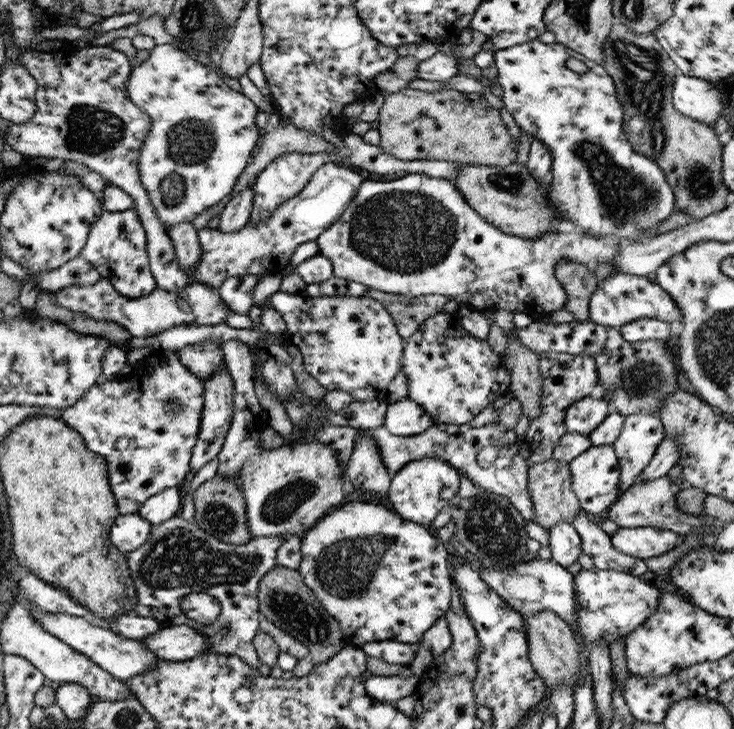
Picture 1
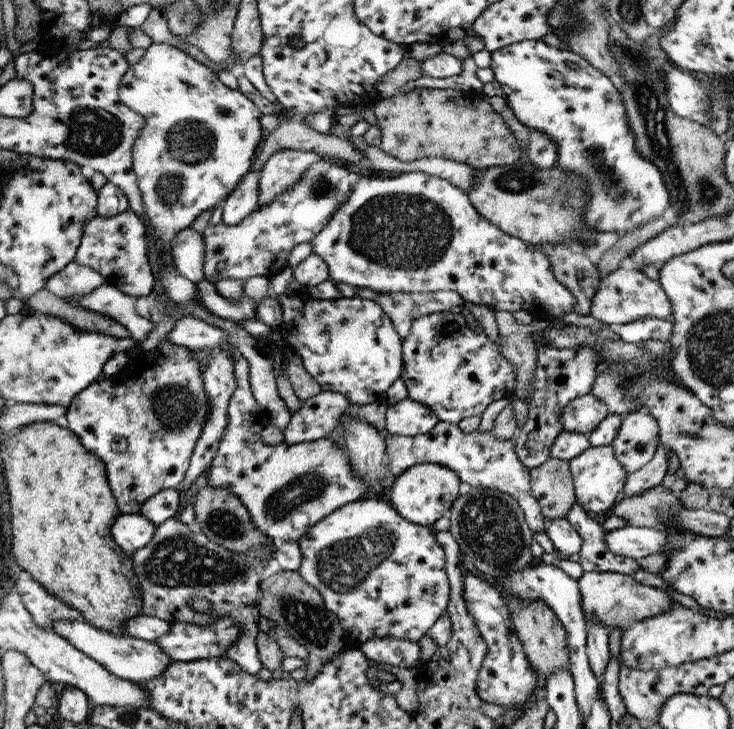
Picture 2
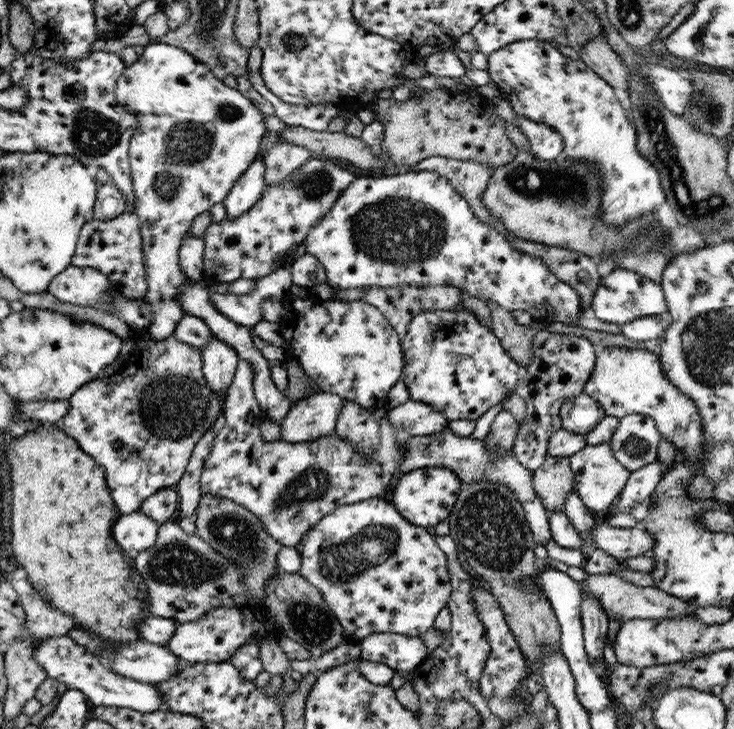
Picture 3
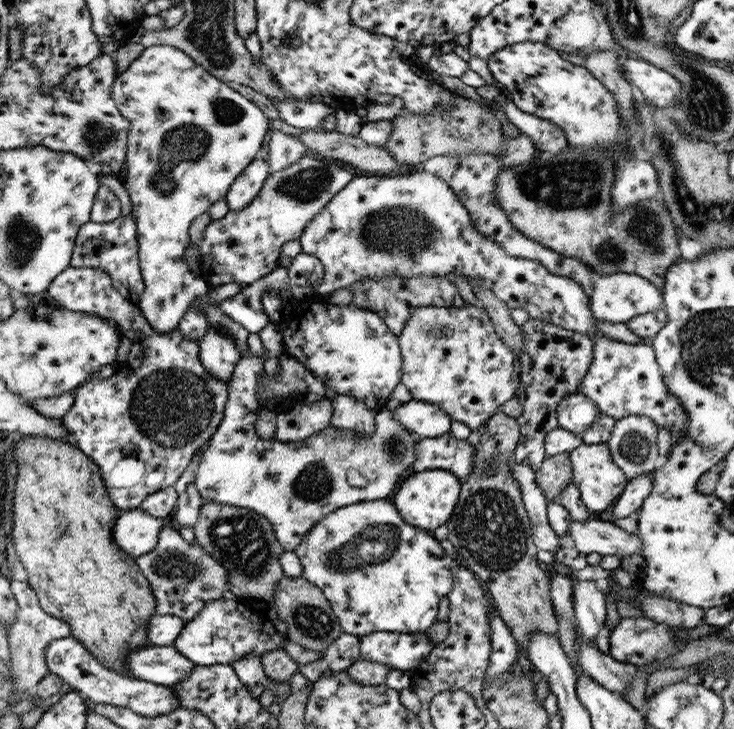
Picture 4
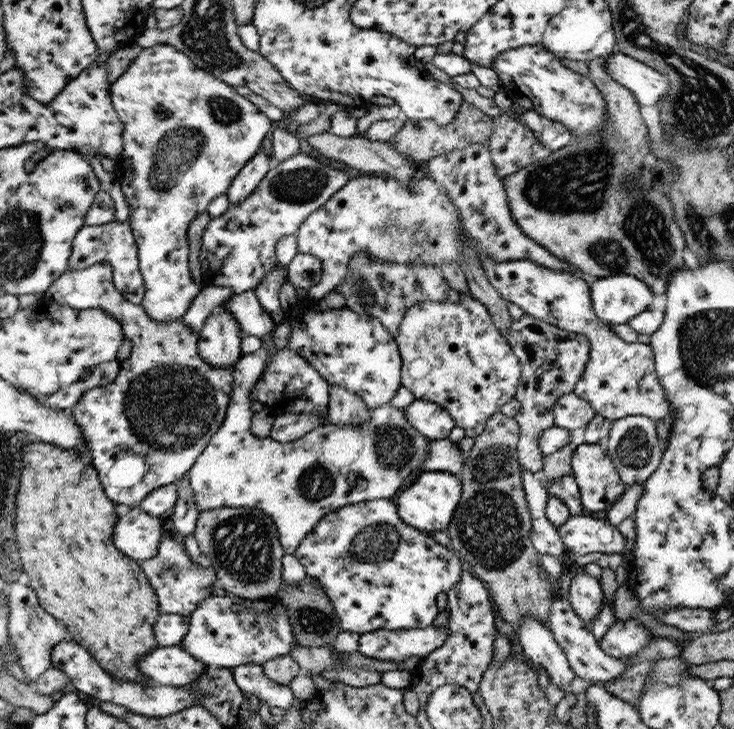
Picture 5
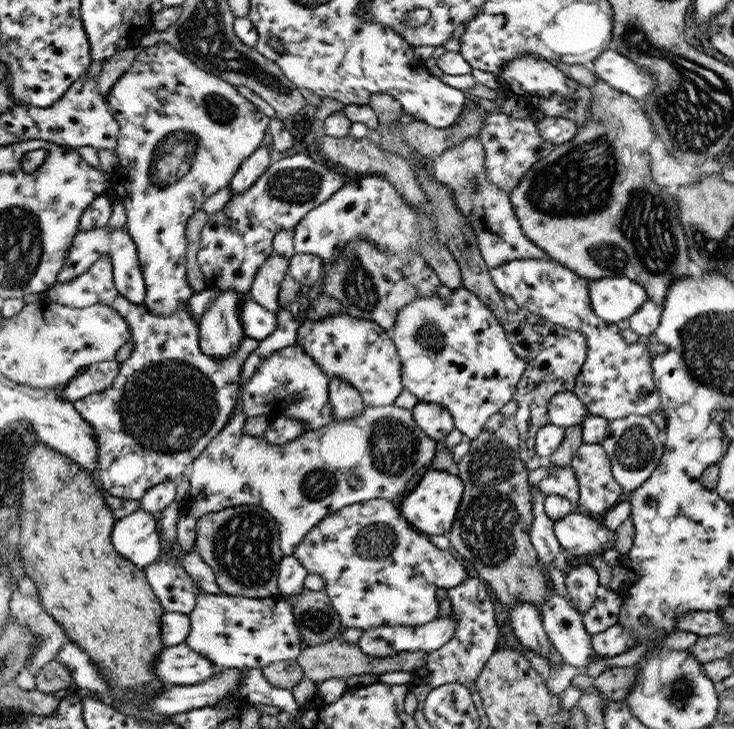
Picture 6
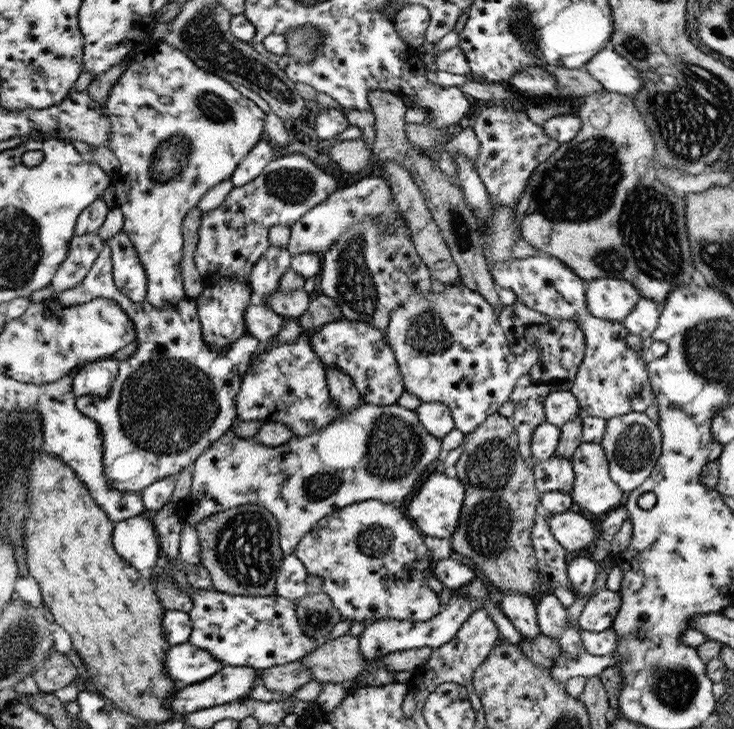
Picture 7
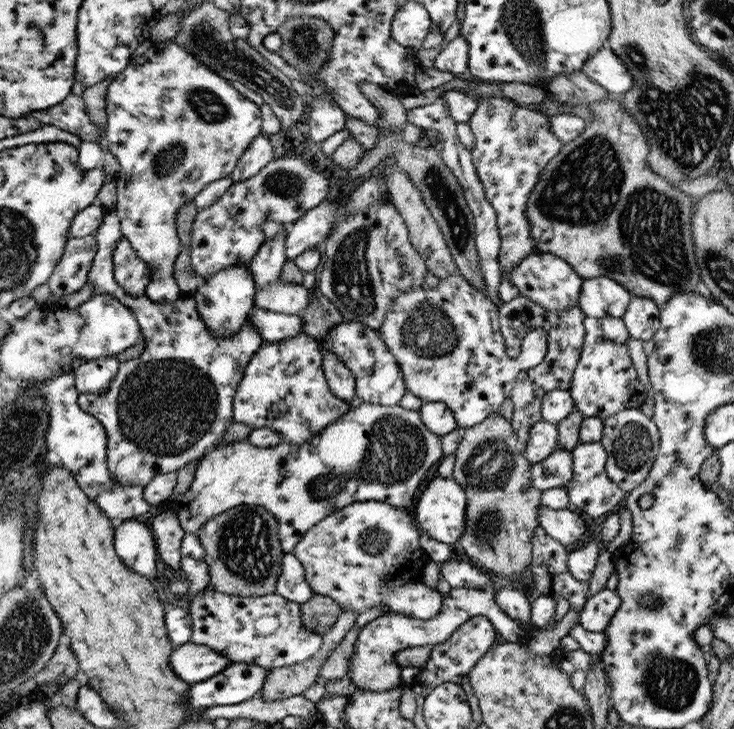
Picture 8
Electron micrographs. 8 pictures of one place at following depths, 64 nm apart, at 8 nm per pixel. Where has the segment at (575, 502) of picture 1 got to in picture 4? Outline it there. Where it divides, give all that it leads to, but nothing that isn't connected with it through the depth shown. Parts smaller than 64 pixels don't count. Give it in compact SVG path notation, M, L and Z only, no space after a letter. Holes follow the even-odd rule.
M570 452L547 456L535 475L547 502L558 501L563 488L569 485L573 477Z

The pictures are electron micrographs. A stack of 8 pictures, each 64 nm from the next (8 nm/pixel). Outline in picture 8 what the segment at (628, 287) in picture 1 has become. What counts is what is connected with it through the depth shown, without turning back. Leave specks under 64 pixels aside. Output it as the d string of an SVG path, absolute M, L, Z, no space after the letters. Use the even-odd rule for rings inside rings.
M610 278L584 279L578 302L582 313L592 318L622 318L634 297Z

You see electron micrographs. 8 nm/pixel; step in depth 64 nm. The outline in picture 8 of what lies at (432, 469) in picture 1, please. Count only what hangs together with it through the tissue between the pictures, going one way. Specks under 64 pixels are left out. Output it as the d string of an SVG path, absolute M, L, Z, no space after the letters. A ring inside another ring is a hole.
M438 475L422 490L422 494L417 496L411 514L421 531L425 531L432 539L454 548L465 529L466 505L464 487L460 486L454 477L444 478Z

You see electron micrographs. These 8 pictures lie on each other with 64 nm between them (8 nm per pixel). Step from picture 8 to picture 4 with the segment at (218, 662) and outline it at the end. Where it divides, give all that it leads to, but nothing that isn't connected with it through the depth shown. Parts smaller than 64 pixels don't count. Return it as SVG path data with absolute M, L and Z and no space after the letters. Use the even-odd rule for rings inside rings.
M146 645L127 654L125 666L133 678L172 687L188 678L194 664L174 645Z

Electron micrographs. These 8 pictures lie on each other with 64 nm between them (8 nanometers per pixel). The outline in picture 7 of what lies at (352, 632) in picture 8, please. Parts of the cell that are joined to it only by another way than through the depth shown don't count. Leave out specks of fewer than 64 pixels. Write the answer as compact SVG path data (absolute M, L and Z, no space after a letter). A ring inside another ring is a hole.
M349 633L323 641L299 661L308 667L313 680L322 683L357 679L369 668L369 662L360 652L359 637Z

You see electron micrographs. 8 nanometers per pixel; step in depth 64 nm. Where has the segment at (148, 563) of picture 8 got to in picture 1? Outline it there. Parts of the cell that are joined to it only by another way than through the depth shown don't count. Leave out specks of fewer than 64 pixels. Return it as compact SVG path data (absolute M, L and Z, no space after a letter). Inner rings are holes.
M139 513L120 515L111 527L111 542L124 554L131 553L148 542L152 527L151 522Z

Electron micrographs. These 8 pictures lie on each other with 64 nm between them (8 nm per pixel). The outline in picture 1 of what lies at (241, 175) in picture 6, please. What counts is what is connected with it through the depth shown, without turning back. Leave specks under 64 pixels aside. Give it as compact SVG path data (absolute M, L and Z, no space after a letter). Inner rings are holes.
M253 186L231 196L230 202L227 202L219 214L220 222L217 228L222 232L233 232L246 226L250 220L252 199Z

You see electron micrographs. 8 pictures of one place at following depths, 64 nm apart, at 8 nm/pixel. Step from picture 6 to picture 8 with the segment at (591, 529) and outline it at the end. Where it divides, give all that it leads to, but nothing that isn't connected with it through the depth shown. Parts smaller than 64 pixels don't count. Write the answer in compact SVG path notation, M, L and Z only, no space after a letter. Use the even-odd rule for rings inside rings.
M539 506L539 525L564 547L584 542L588 534L587 522L568 509L552 510Z

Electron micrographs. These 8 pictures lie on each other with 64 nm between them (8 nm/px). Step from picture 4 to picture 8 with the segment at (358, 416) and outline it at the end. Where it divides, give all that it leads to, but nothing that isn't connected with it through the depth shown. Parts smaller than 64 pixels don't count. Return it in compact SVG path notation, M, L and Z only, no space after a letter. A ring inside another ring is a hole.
M322 348L323 370L327 382L336 396L348 403L357 403L355 392L355 376L341 360L327 348Z

